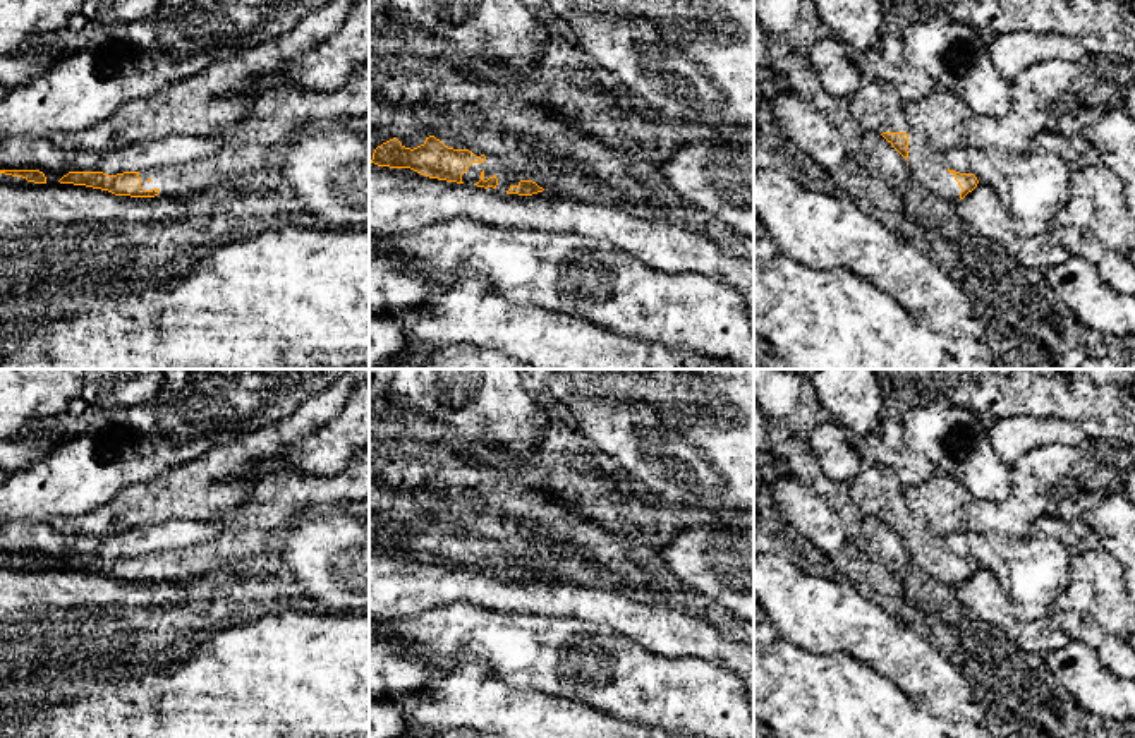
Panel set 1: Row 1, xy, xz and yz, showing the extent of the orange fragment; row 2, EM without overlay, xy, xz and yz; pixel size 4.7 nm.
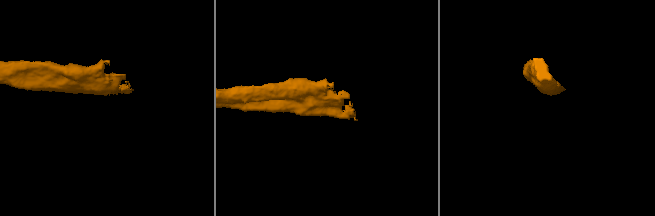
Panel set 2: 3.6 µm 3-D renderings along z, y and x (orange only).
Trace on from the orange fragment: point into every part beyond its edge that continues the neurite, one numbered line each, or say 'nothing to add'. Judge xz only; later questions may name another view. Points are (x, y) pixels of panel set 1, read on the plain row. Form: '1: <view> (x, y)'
1: xz (491, 551)

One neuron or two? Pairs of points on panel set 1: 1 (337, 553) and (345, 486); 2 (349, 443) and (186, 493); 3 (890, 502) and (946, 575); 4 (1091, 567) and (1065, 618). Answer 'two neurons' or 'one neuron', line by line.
1: two neurons
2: two neurons
3: one neuron
4: two neurons

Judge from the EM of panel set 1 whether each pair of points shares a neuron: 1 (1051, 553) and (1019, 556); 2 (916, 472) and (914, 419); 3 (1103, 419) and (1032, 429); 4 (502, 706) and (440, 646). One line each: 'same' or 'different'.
1: same
2: different
3: different
4: different

